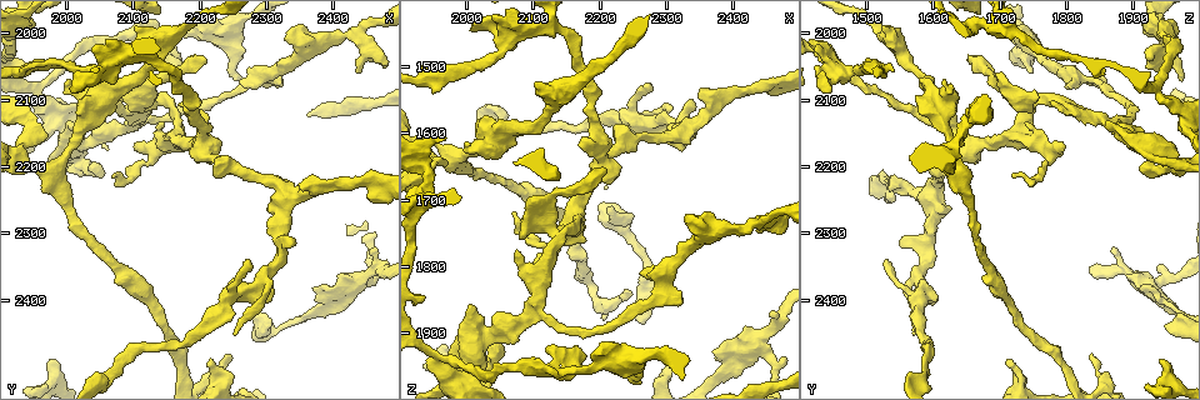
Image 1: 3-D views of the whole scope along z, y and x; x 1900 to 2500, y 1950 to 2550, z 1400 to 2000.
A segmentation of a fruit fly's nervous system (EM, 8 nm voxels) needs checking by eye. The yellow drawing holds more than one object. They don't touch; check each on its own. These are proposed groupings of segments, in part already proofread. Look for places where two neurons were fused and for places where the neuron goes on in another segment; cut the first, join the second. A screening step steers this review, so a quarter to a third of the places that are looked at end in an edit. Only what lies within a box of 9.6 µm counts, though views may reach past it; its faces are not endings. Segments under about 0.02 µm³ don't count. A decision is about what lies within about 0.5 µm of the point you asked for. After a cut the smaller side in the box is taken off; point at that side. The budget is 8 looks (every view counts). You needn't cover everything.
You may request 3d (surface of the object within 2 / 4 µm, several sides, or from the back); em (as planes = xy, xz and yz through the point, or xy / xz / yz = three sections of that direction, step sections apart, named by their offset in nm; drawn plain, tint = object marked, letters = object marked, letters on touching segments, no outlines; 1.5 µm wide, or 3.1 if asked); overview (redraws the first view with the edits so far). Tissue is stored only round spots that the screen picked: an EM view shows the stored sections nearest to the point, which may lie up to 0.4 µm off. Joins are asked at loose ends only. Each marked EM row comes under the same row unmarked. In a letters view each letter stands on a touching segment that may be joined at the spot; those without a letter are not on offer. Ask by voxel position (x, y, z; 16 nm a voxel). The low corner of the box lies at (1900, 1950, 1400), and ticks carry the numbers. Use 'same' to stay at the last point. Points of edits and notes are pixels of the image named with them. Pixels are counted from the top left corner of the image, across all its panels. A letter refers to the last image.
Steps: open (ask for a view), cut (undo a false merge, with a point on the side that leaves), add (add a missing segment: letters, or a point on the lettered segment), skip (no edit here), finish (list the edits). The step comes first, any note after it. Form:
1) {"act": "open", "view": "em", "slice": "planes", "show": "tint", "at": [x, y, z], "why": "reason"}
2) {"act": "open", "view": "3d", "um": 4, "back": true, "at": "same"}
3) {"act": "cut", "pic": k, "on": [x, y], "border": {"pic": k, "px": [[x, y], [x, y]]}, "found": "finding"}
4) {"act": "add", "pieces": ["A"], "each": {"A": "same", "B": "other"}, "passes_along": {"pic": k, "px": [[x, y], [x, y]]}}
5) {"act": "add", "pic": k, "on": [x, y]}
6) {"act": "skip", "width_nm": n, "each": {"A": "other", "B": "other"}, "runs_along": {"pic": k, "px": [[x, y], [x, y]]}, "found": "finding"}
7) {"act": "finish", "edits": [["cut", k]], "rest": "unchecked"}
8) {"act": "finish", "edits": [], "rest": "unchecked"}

{"act": "open", "view": "em", "slice": "planes", "show": "letters", "at": [1960, 2100, 1940], "why": "branch point"}

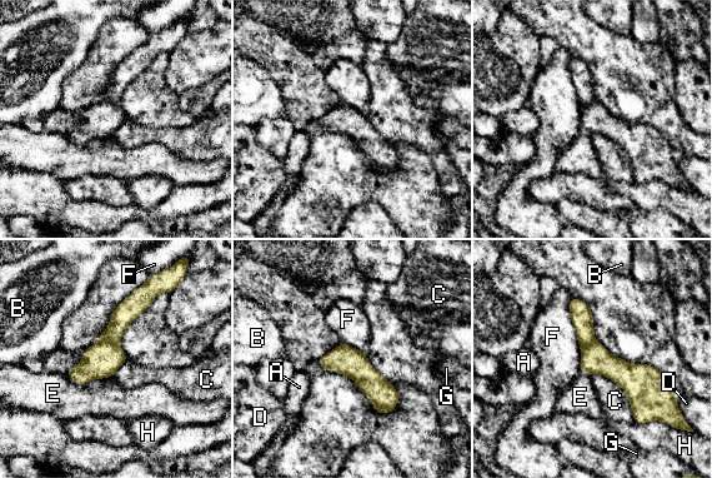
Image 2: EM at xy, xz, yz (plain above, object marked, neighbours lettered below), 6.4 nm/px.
{"act": "cut", "pic": 2, "on": [103, 359], "width_nm": 180, "each": {"A": "other", "B": "other", "C": "other", "D": "other", "E": "other", "F": "other", "G": "other", "H": "other"}, "part_leaving": {"pic": 2, "px": [[322, 362], [349, 362], [387, 408]]}, "found": "two neurons meet here"}

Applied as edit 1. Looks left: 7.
{"act": "open", "view": "overview"}

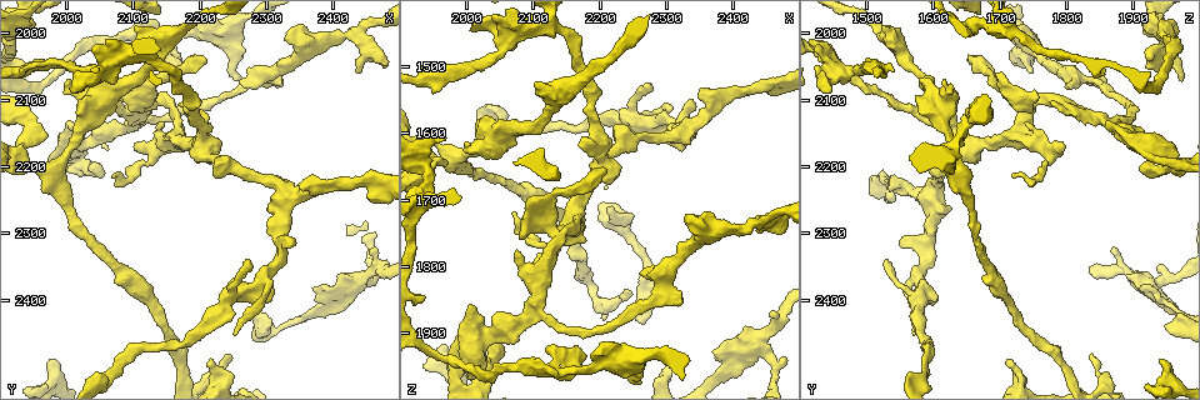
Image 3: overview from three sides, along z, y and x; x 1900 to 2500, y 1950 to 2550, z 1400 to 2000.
{"act": "open", "view": "em", "slice": "yz", "step": 8, "show": "tint", "at": [1980, 2490, 1940], "why": "an open end"}

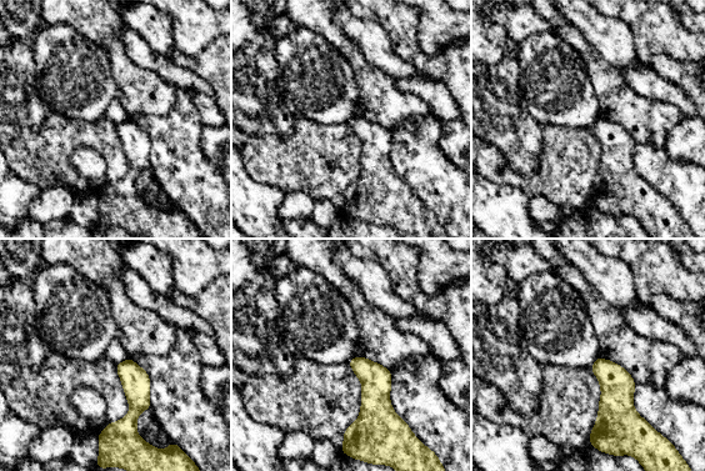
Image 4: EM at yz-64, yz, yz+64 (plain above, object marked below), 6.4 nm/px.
{"act": "open", "view": "em", "slice": "planes", "show": "letters", "at": "same", "why": "cut it another way"}

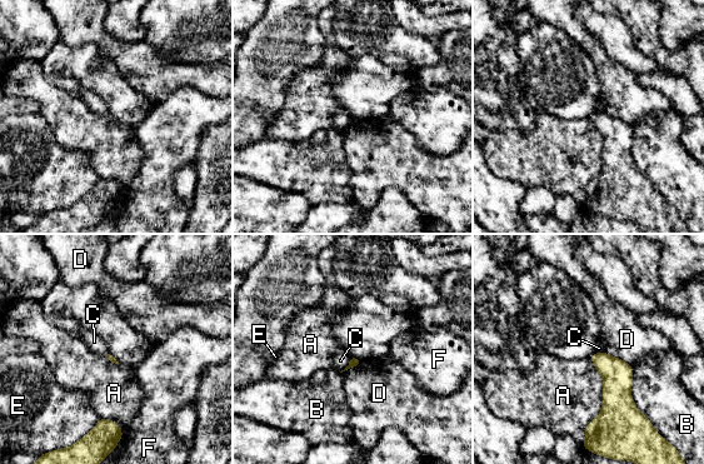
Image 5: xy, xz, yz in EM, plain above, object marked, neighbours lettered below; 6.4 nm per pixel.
{"act": "skip", "longest_contact_nm": ["A", 550], "each": {"A": "other", "B": "other", "C": "other", "D": "other", "E": "other", "F": "other"}, "border": {"pic": 5, "px": [[350, 355], [349, 363], [340, 372]]}, "found": "none of them fits"}

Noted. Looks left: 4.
{"act": "open", "view": "em", "slice": "planes", "show": "letters", "at": [2105, 1990, 1525]}

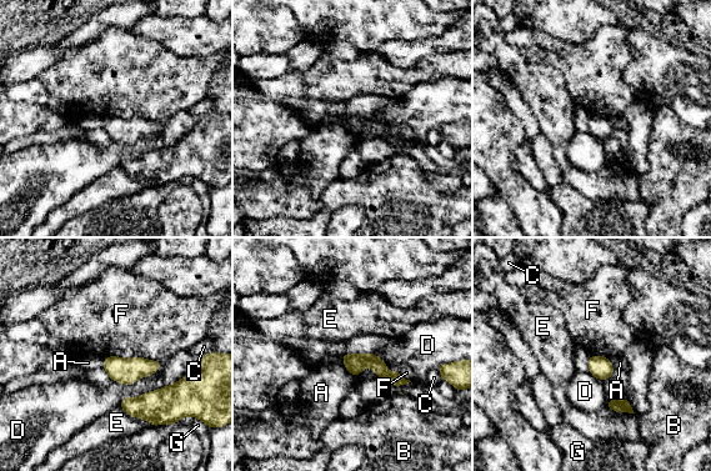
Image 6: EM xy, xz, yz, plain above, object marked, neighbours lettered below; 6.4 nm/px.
{"act": "skip", "each": {"A": "other", "B": "other", "C": "other", "D": "other", "E": "other", "F": "other", "G": "other"}, "border": {"pic": 6, "px": [[104, 356], [145, 357], [159, 361]]}, "found": "none of them fits"}

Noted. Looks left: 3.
{"act": "finish", "edits": [["cut", 2]], "rest": "unchecked"}

